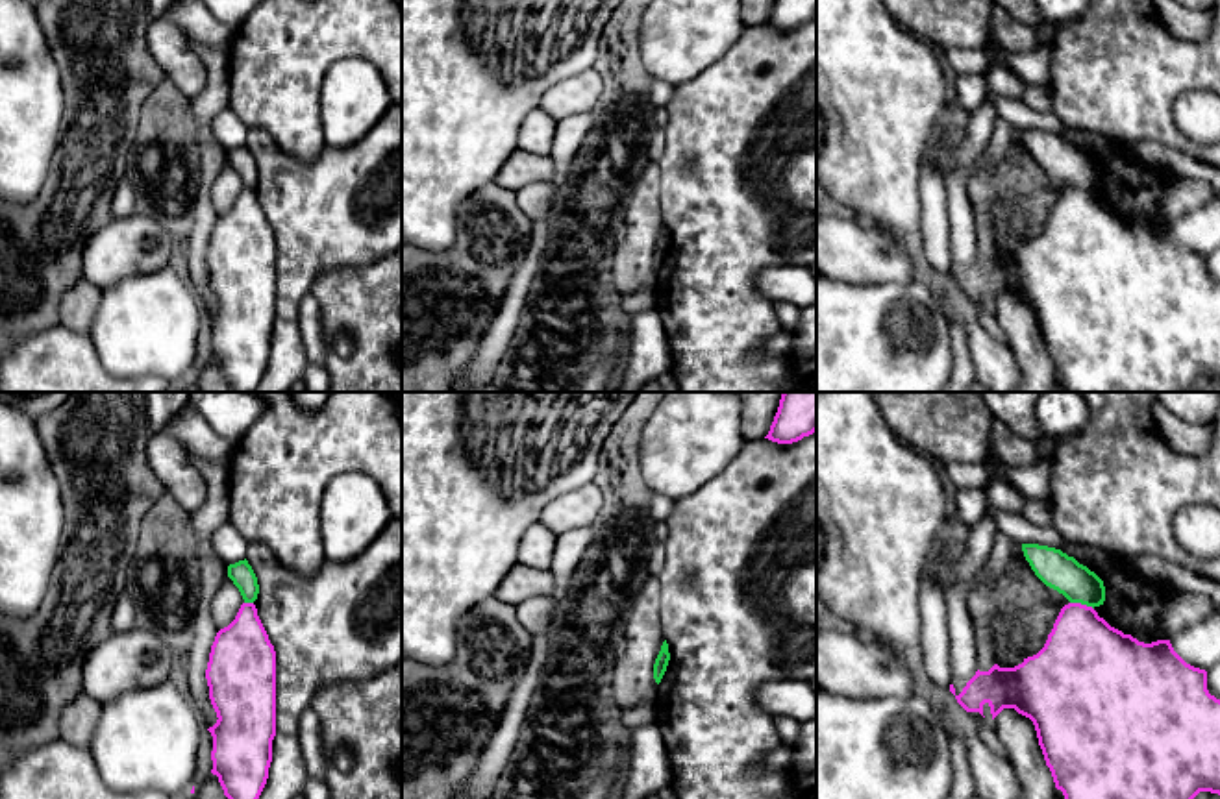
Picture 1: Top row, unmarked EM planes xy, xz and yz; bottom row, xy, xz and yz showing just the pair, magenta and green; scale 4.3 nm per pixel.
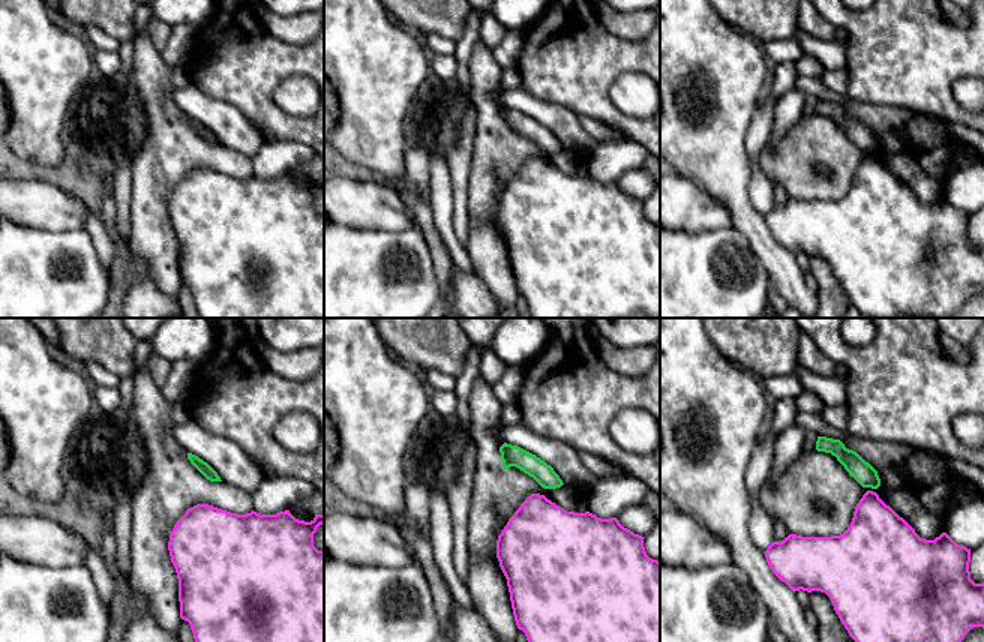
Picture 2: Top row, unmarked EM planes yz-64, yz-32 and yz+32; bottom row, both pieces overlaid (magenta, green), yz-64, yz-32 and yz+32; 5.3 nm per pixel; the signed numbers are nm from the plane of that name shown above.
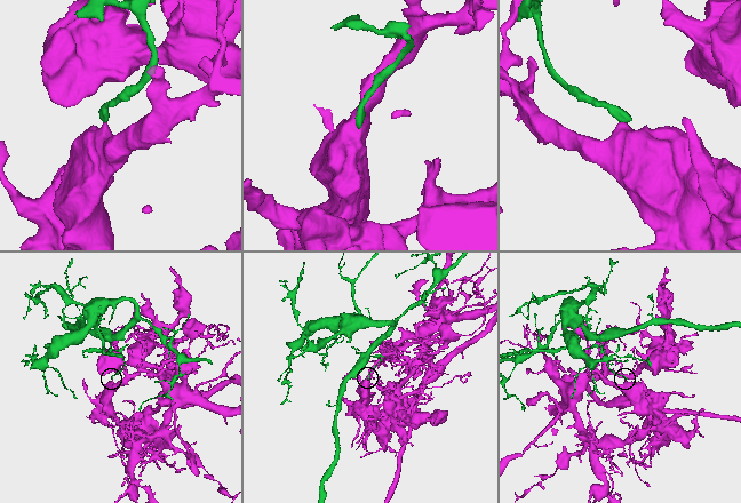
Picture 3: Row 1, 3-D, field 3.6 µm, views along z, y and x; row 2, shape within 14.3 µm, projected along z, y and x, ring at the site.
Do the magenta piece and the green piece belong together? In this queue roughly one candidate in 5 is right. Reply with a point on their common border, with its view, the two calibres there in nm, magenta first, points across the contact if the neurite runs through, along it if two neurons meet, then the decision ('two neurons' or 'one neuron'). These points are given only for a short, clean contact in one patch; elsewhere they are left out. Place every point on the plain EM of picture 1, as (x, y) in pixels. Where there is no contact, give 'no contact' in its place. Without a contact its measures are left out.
meets magenta in yz at (1080, 189); 380 nm thick on the magenta side, 160 nm on the other; border along yz (1070, 187), (1080, 187), (1093, 195); two neurons

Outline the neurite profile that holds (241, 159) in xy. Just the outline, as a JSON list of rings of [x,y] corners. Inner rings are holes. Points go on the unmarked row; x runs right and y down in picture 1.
[[[246,144],[235,150],[230,150],[228,163],[239,174],[244,189],[254,189],[257,185],[257,179],[259,179],[257,163]]]

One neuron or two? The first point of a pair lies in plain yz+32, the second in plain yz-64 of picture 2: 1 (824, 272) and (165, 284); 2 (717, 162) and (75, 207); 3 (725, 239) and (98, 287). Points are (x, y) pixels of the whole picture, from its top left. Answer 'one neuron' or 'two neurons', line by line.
1: one neuron
2: two neurons
3: one neuron

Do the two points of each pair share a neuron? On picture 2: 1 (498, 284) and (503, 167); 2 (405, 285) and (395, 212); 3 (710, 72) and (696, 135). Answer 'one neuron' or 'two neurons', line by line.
1: one neuron
2: two neurons
3: one neuron

